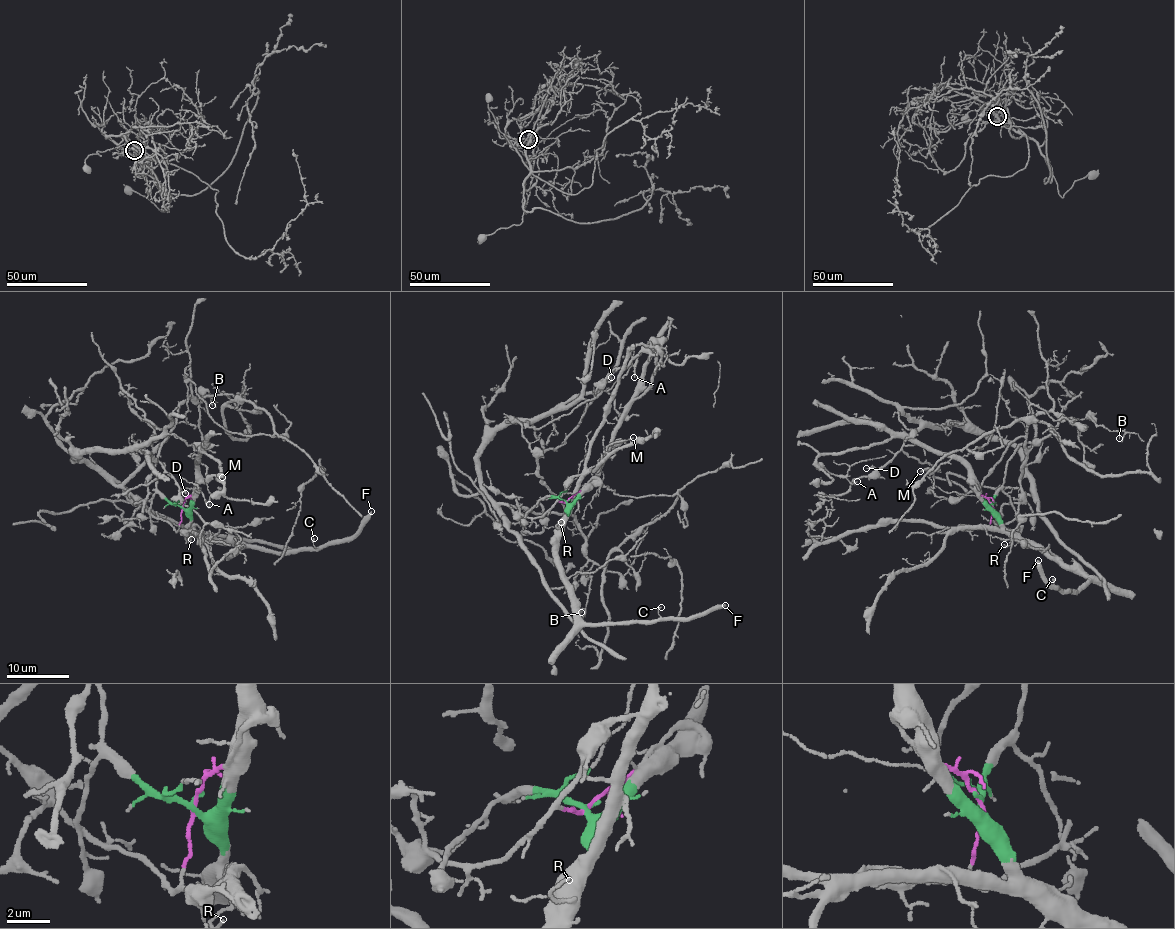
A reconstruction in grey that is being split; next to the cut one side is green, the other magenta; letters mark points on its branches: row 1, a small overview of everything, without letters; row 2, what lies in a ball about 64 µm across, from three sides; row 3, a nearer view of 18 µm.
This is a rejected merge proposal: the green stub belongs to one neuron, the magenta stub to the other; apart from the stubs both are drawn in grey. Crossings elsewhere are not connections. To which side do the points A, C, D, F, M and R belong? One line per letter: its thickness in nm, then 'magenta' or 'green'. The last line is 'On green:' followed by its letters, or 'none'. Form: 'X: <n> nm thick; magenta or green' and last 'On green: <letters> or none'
A: 100 nm thick; green
C: 160 nm thick; green
D: 120 nm thick; magenta
F: 320 nm thick; green
M: 140 nm thick; green
R: 120 nm thick; green
On green: A, C, F, M, R

